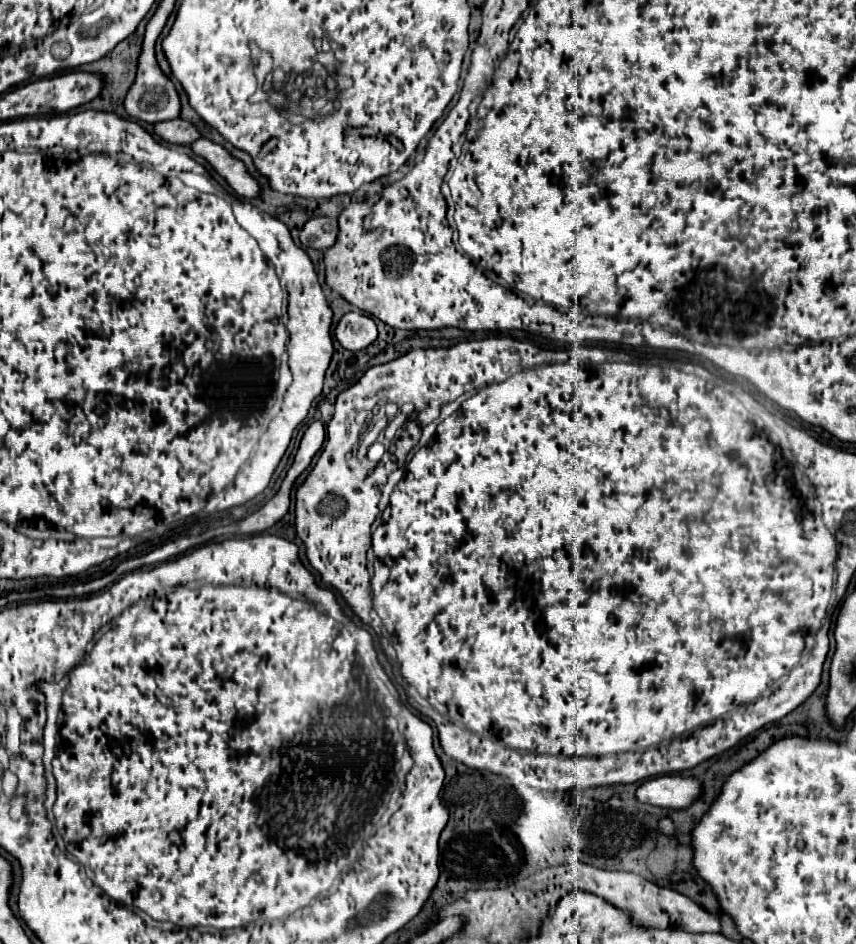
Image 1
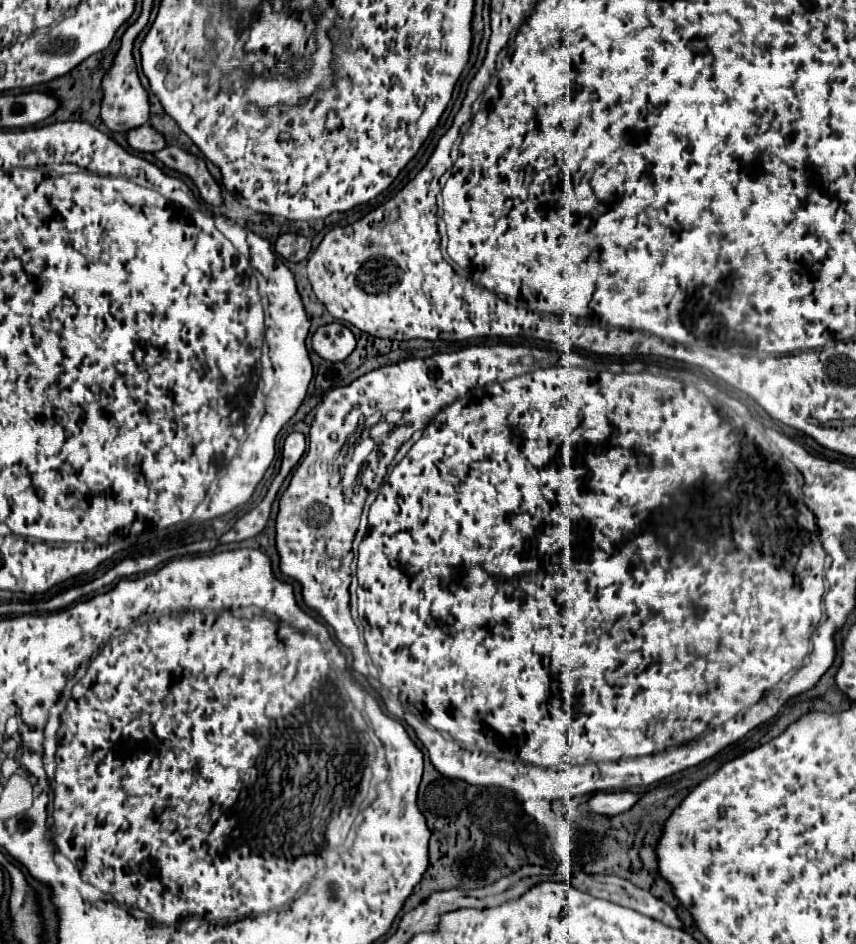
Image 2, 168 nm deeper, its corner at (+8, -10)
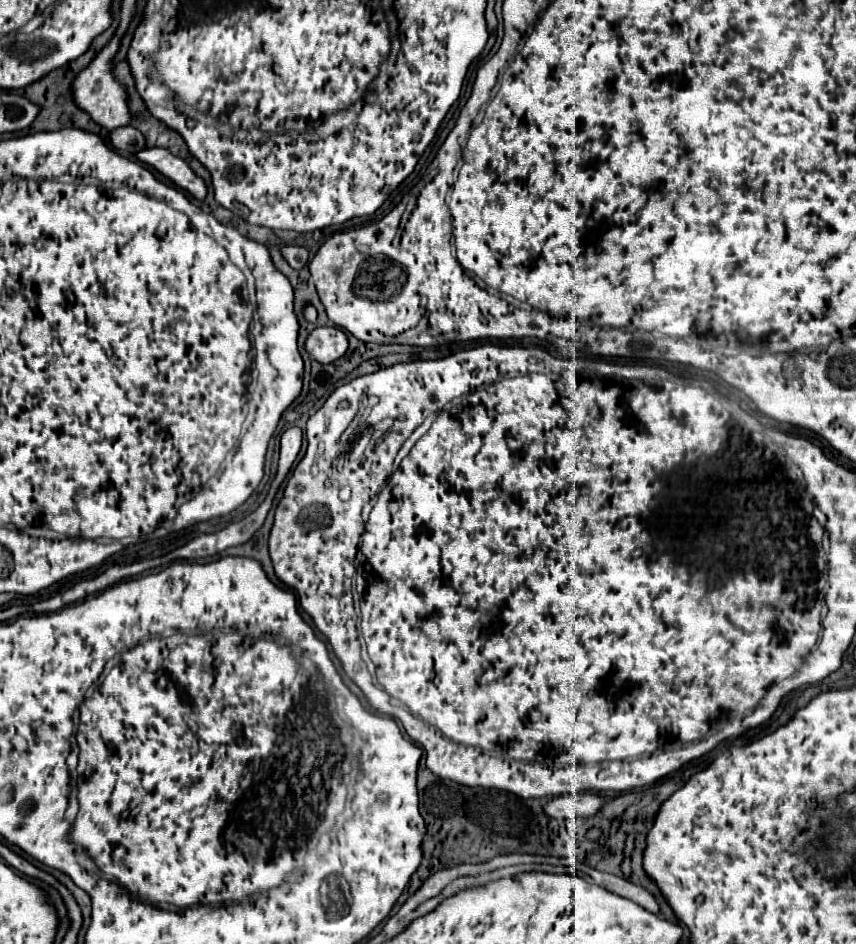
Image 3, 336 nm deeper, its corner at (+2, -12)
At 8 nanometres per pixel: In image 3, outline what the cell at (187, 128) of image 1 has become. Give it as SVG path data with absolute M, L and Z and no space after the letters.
M121 126L121 128L115 128L109 132L109 138L111 138L111 144L117 148L117 150L123 150L123 152L139 152L145 148L145 138L139 130L131 128L131 126Z

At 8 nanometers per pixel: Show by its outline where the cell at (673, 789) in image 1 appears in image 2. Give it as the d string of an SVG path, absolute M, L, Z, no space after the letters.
M621 790L621 792L597 792L589 798L587 808L595 814L605 814L605 816L615 816L621 812L631 810L637 802L641 800L639 792L631 790Z

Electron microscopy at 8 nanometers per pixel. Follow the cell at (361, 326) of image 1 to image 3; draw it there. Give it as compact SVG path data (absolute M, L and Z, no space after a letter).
M321 326L315 328L307 340L305 340L305 350L309 356L321 364L331 364L337 358L341 358L347 350L347 336L339 328L329 328Z

